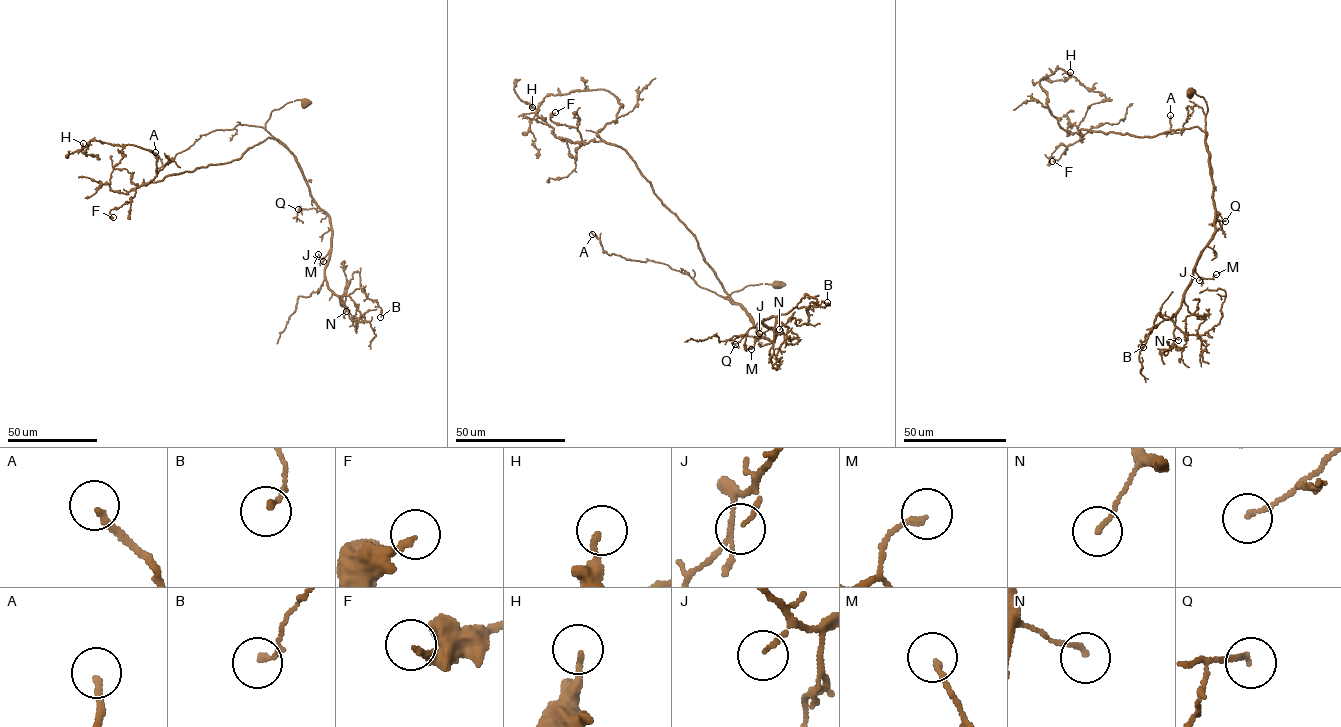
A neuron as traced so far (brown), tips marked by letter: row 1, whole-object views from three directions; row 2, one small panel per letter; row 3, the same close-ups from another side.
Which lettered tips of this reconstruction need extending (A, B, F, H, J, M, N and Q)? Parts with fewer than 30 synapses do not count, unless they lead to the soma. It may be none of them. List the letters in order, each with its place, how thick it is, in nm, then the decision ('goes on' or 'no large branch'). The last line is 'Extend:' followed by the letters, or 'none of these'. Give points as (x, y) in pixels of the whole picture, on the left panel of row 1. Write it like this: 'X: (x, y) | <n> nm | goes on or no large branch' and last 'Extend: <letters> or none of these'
A: (155, 152) | 180 nm | no large branch
B: (380, 317) | 160 nm | no large branch
F: (113, 217) | 220 nm | no large branch
H: (83, 143) | 150 nm | no large branch
J: (323, 261) | 100 nm | no large branch
M: (318, 254) | 170 nm | no large branch
N: (346, 311) | 130 nm | no large branch
Q: (298, 209) | 130 nm | no large branch
Extend: none of these

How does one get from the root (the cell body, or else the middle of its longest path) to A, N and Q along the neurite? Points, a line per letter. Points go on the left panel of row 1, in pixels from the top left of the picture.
A: (306, 102), (297, 99), (273, 110), (265, 128), (240, 124), (203, 135), (164, 166), (155, 152)
N: (306, 102), (297, 99), (273, 110), (265, 128), (295, 157), (309, 195), (329, 217), (325, 278), (346, 311)
Q: (306, 102), (297, 99), (273, 110), (265, 124), (266, 130), (295, 157), (309, 195), (317, 207), (298, 209)

